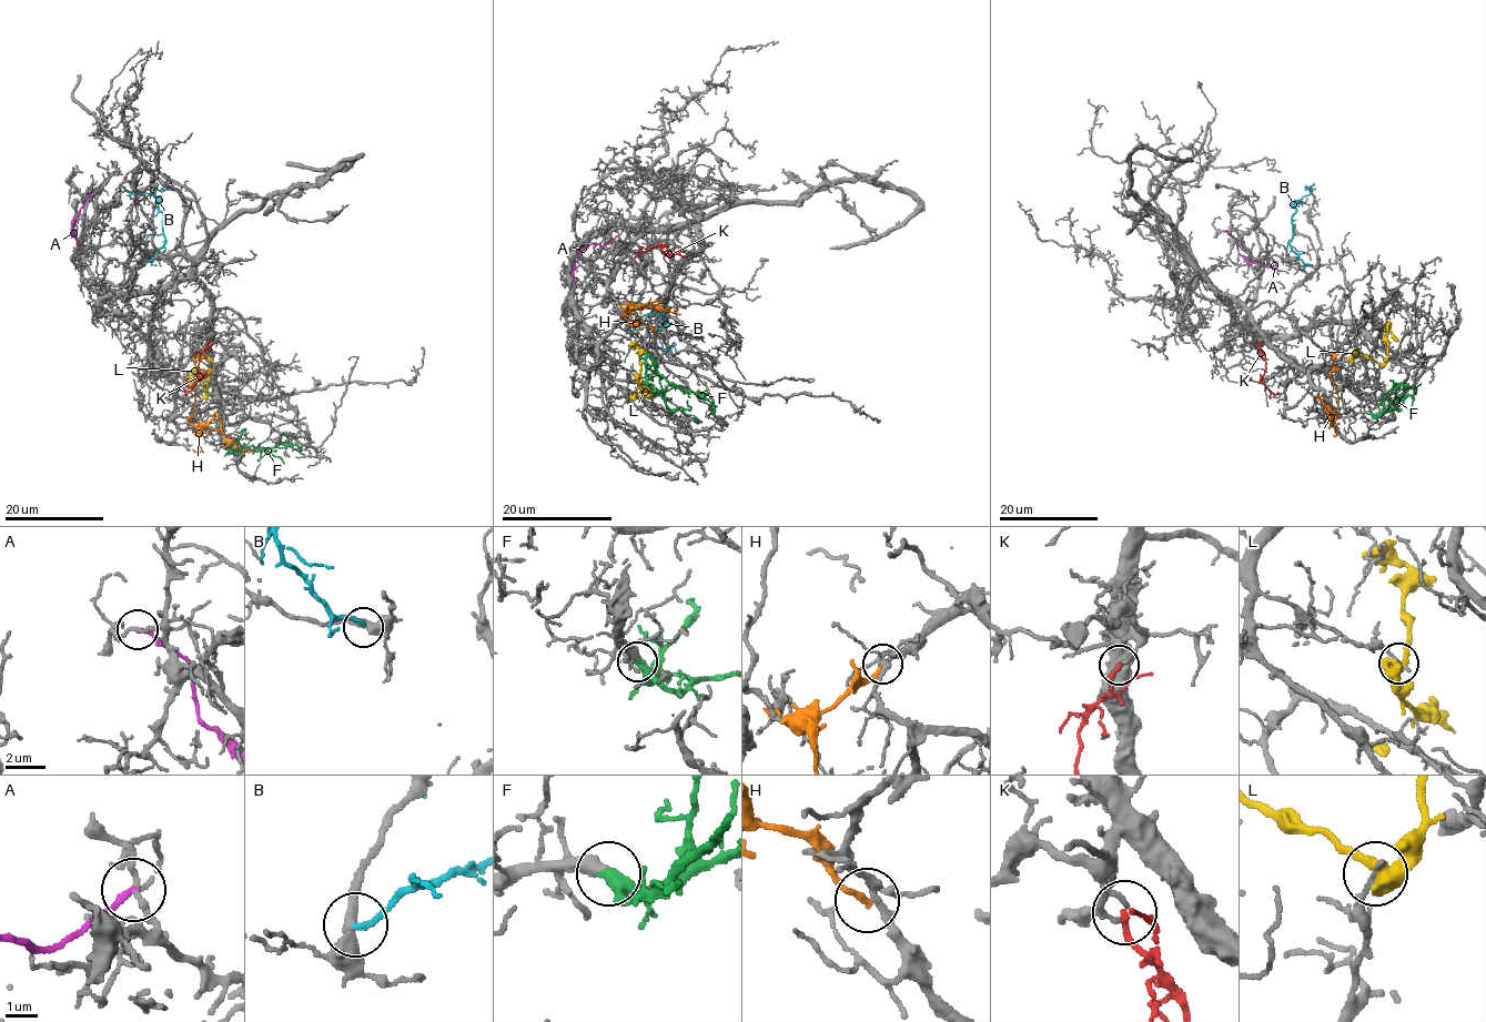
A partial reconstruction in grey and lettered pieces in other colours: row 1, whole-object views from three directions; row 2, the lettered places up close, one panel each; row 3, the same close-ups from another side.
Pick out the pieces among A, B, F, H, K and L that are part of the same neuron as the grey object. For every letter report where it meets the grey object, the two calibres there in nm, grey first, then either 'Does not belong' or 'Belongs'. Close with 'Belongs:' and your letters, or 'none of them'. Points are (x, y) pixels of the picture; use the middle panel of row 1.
A: Touches grey at (617, 235). Thickness 160 nm (grey) against 200 nm. Does not belong
B: Touches grey at (628, 324). Thickness 340 nm (grey) against 190 nm. Does not belong
F: Touches grey at (646, 353). Thickness 440 nm (grey) against 320 nm. Belongs
H: Touches grey at (660, 337). Thickness 220 nm (grey) against 190 nm. Does not belong
K: Touches grey at (684, 252). Thickness 120 nm (grey) against 180 nm. Belongs
L: Touches grey at (638, 375). Thickness 180 nm (grey) against 500 nm. Does not belong
Belongs: F, K

